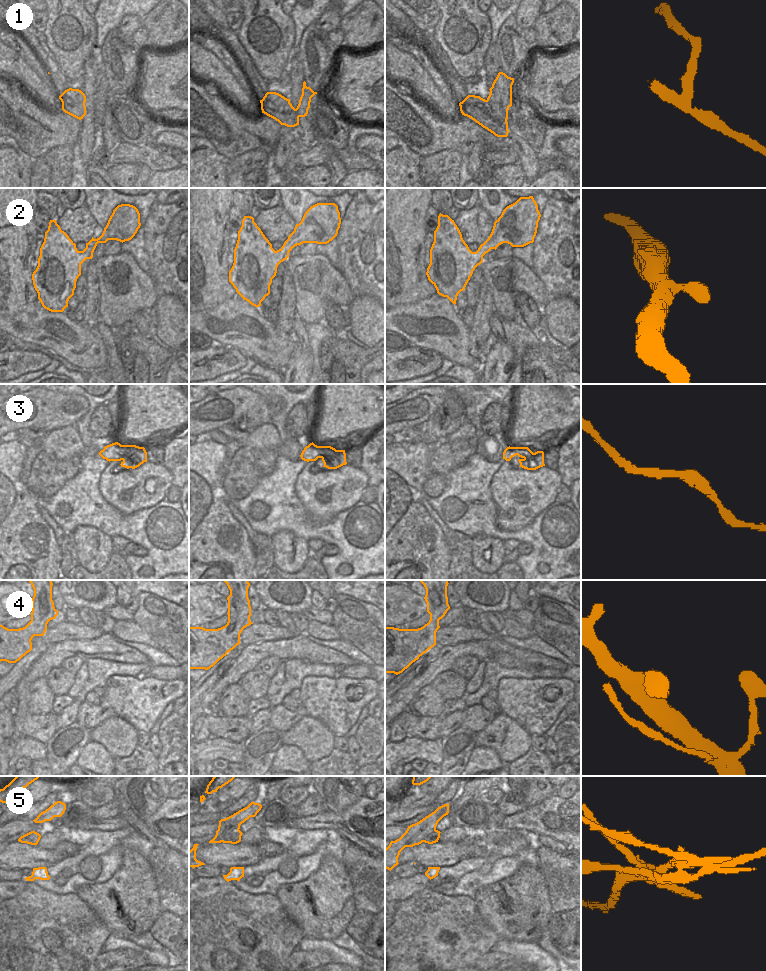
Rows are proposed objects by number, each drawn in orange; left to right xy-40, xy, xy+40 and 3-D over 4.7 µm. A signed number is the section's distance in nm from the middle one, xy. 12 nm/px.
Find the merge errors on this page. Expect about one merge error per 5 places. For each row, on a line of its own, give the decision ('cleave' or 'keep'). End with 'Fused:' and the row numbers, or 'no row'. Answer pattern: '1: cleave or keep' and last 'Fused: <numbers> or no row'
1: cleave
2: keep
3: keep
4: keep
5: cleave
Fused: 1, 5

